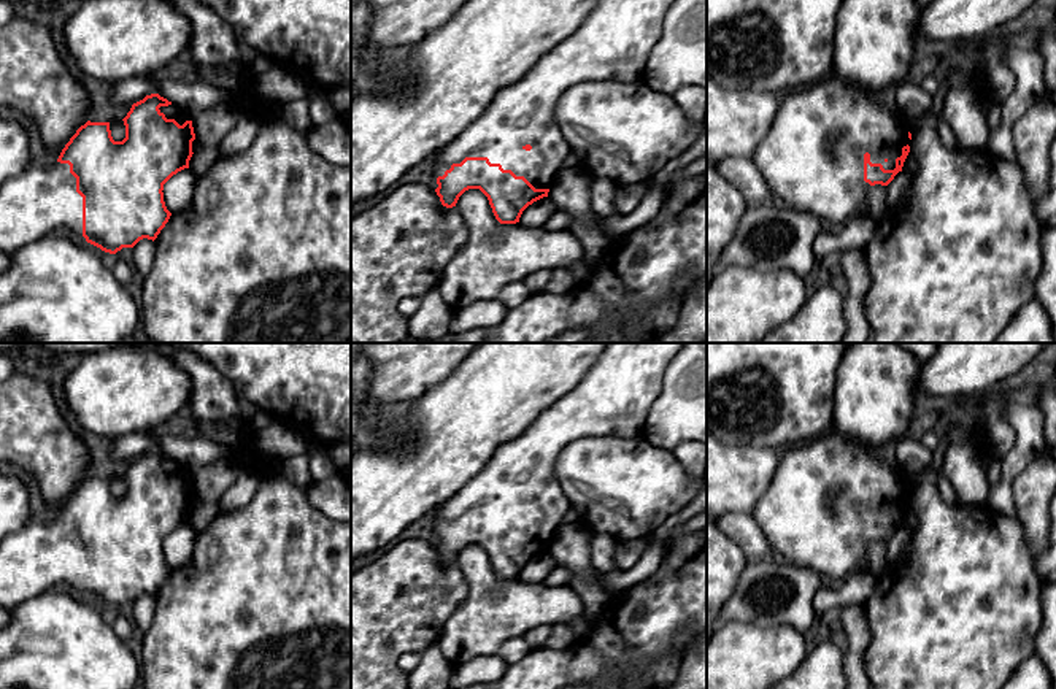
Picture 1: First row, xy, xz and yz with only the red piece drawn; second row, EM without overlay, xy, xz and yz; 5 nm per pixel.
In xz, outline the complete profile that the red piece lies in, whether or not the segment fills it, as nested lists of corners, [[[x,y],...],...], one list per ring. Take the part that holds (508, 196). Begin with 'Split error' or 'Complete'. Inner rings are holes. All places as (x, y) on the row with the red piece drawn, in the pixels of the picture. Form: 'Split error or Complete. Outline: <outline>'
Split error. Outline: [[[599,0],[570,37],[549,49],[519,81],[500,89],[486,111],[440,151],[434,173],[441,205],[453,208],[465,191],[480,189],[500,224],[519,222],[529,205],[548,197],[559,171],[572,160],[554,119],[559,97],[584,81],[640,81],[673,2]]]

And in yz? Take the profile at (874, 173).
Split error. Outline: [[[829,75],[819,83],[797,89],[777,110],[767,137],[751,160],[761,170],[775,200],[807,211],[827,224],[846,224],[851,217],[867,216],[867,195],[875,184],[888,186],[902,171],[910,152],[911,133],[904,114],[892,105],[891,95],[862,92],[840,78]]]

